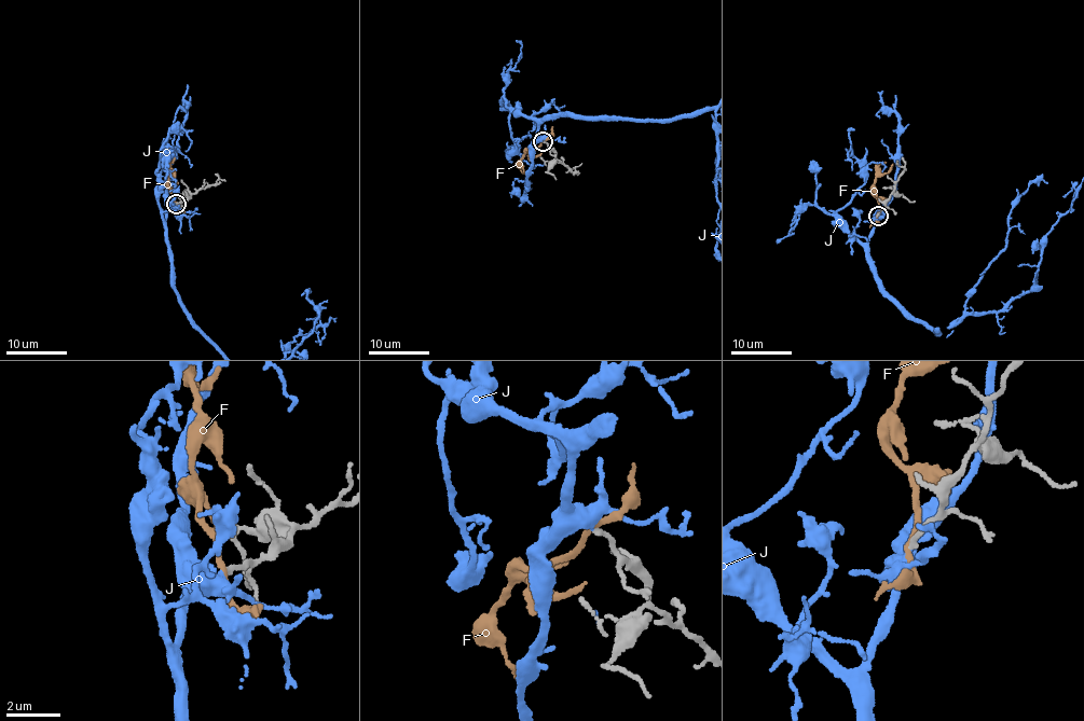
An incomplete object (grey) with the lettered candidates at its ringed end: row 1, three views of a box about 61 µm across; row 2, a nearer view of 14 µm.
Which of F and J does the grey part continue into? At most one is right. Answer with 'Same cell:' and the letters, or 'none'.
Same cell: J

